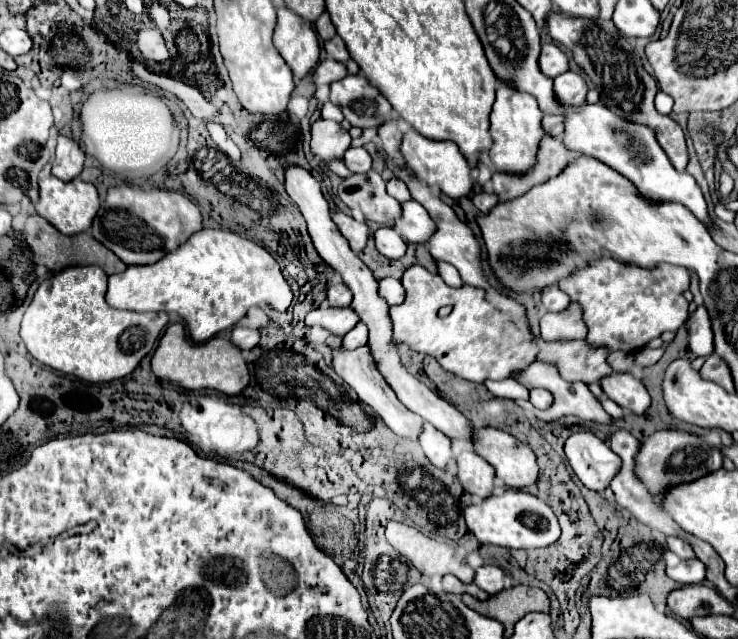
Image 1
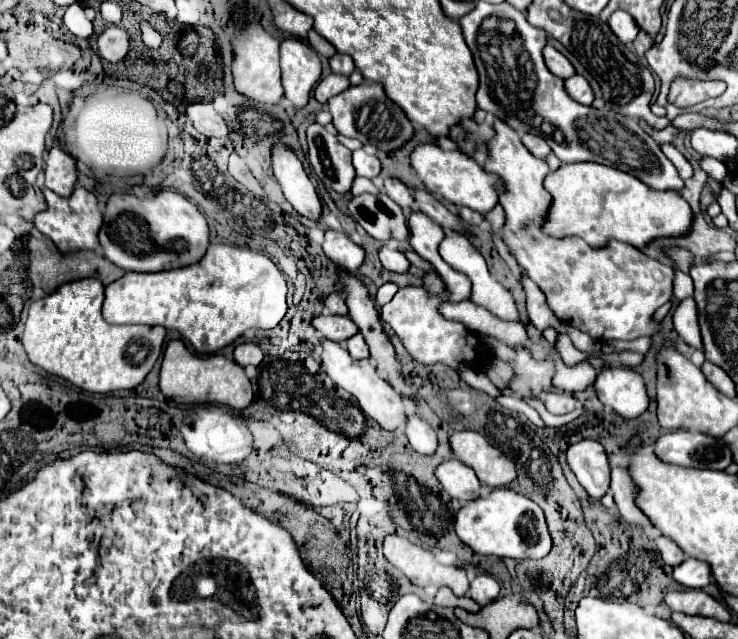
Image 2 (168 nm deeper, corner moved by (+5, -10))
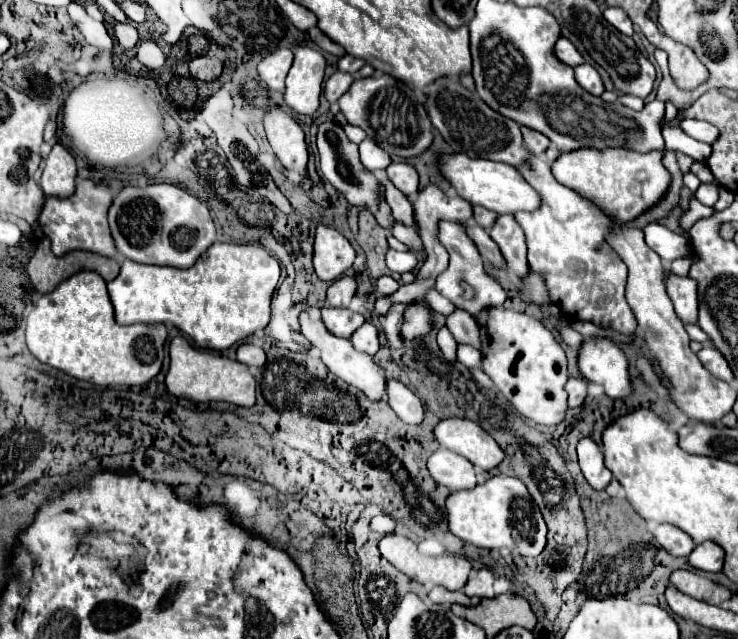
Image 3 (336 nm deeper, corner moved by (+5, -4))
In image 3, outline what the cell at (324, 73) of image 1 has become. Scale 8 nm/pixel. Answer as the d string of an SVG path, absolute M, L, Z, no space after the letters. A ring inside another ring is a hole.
M336 71L324 85L324 97L330 101L330 103L336 103L352 85L354 81L354 75L350 73L342 73L342 71Z

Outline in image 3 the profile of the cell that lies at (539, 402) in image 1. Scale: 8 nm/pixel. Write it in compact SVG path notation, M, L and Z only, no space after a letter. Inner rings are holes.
M570 377L568 383L566 383L568 405L570 407L580 407L586 399L586 389L588 389L588 381L584 377Z

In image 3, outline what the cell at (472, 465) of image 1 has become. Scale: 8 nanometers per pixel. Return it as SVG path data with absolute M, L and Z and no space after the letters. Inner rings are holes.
M438 449L430 455L428 471L436 479L436 483L446 485L450 491L472 489L476 485L472 463L448 449Z

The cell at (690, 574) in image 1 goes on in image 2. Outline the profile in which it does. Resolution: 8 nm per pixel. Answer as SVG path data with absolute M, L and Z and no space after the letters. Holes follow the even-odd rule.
M686 559L682 565L674 567L674 581L686 589L700 589L710 583L710 565L698 559Z

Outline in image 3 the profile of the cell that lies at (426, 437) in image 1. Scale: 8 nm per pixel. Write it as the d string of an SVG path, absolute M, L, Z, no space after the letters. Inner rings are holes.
M386 379L386 397L388 397L388 405L402 421L410 425L418 425L422 421L424 417L422 401L402 381Z

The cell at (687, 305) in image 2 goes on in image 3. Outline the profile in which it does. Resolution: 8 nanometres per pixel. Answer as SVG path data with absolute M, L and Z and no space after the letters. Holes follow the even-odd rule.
M668 273L666 291L674 303L674 309L682 323L694 323L698 319L698 291L696 281L690 277L678 277Z

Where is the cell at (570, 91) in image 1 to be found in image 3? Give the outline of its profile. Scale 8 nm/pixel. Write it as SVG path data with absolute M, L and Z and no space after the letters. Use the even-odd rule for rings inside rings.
M584 63L584 65L578 65L574 67L576 71L576 81L592 95L602 95L604 93L604 83L598 75L598 71L590 65L590 63Z

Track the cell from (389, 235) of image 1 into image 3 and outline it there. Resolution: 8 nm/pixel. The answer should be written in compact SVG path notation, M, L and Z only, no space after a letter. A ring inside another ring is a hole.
M388 251L386 255L386 265L390 271L394 273L406 273L406 271L412 271L416 265L418 265L418 257L412 253L412 251Z

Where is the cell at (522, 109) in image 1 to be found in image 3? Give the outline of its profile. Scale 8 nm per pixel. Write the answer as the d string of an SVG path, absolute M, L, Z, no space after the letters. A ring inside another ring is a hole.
M538 157L530 159L530 167L522 165L518 171L542 195L542 207L532 213L514 213L516 221L526 233L528 265L546 279L546 287L554 305L562 307L572 319L592 321L598 327L616 329L632 335L636 317L626 303L626 265L618 253L606 243L608 217L584 201L572 189L554 181L550 167Z

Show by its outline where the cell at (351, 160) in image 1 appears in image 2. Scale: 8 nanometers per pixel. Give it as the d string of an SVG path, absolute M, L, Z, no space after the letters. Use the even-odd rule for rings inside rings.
M358 149L352 153L352 161L354 161L354 169L358 177L366 177L366 179L374 179L380 173L380 161L376 155L366 153L364 149Z

